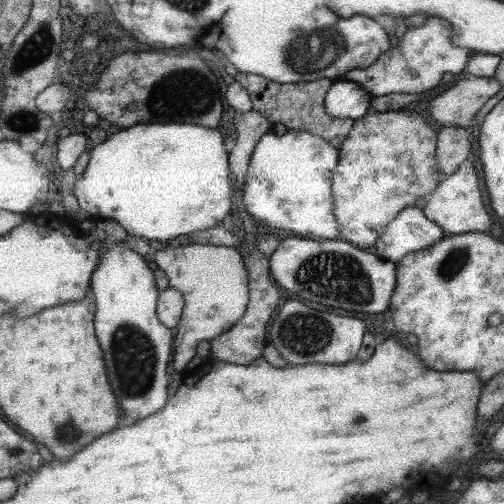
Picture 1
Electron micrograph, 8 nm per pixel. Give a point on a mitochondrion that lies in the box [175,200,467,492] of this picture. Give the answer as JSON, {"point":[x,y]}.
{"point":[324,274]}

